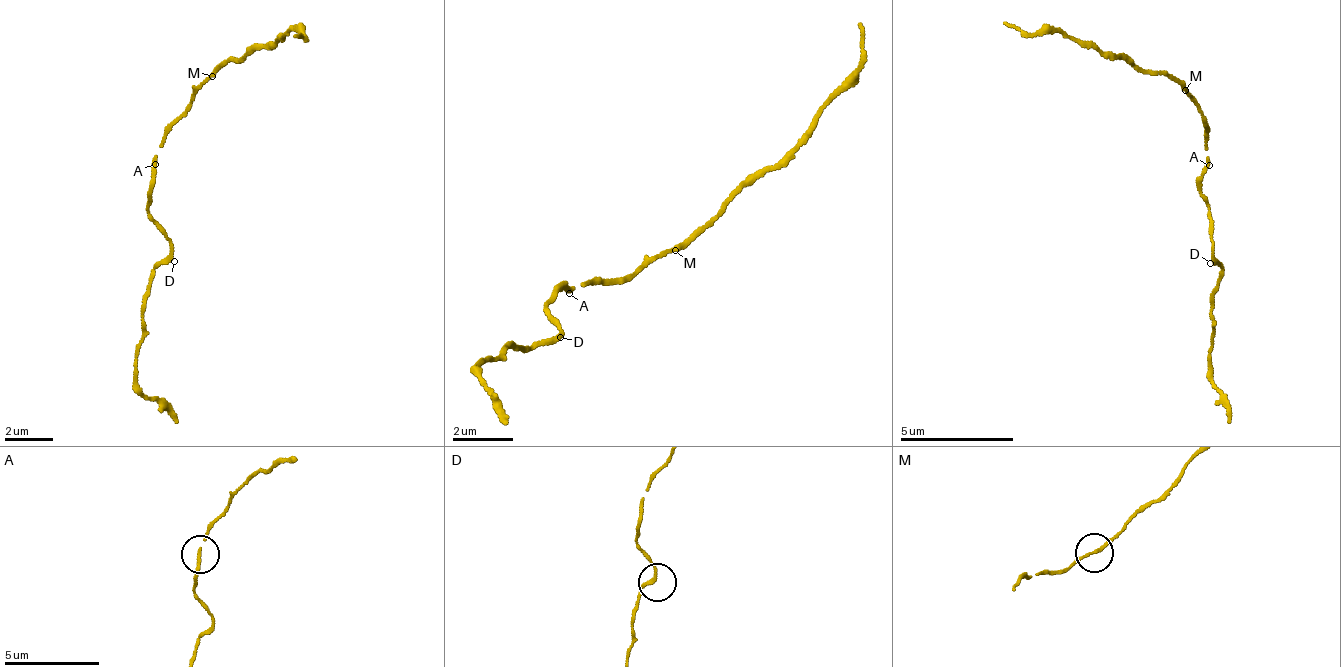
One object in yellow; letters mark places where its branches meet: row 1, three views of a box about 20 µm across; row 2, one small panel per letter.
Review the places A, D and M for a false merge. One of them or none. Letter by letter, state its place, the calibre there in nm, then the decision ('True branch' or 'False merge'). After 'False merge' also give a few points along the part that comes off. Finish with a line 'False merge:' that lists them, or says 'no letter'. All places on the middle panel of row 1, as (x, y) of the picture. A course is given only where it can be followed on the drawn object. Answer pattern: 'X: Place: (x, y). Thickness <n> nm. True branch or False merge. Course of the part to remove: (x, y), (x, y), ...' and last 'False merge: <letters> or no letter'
A: Place: (569, 293). Thickness 140 nm. True branch
D: Place: (560, 337). Thickness 140 nm. True branch
M: Place: (675, 250). Thickness 140 nm. False merge. Course of the part to remove: (673, 248), (833, 94), (862, 60), (857, 21)
False merge: M

